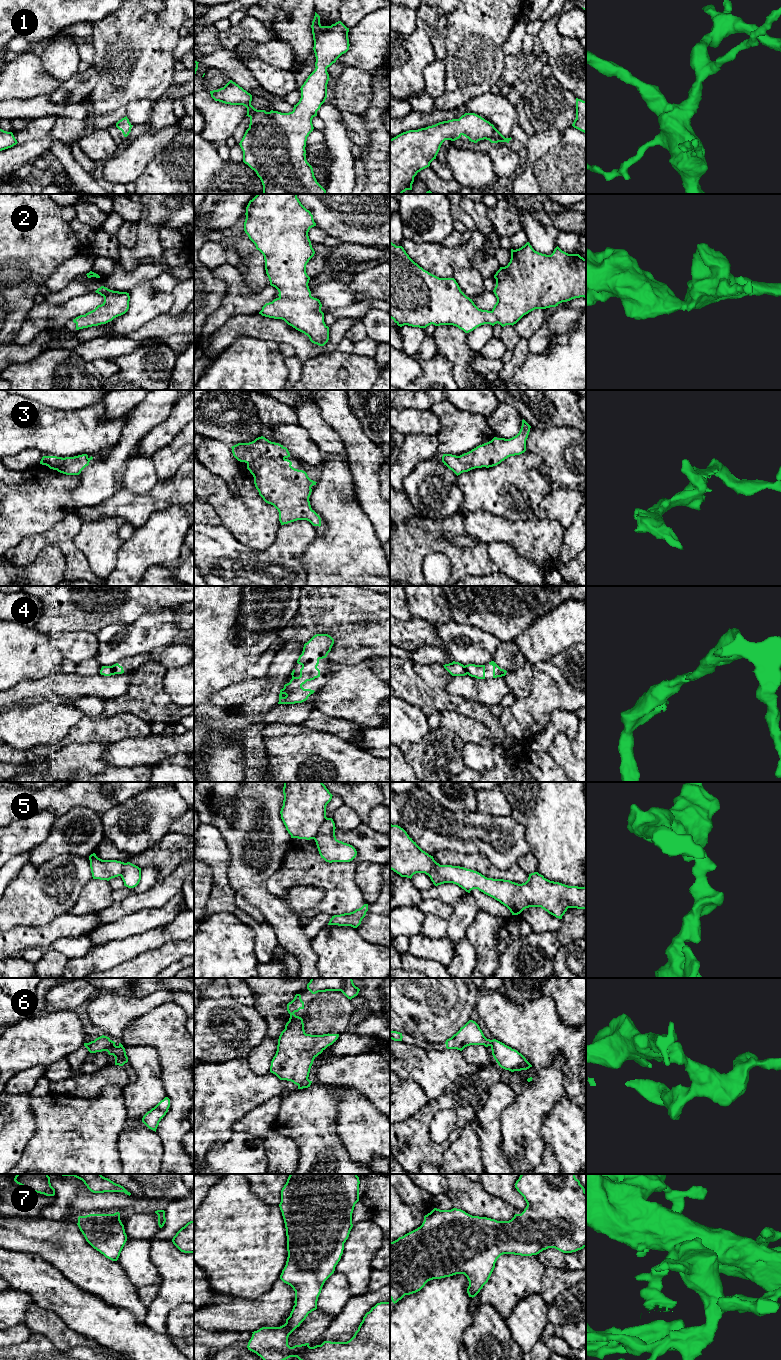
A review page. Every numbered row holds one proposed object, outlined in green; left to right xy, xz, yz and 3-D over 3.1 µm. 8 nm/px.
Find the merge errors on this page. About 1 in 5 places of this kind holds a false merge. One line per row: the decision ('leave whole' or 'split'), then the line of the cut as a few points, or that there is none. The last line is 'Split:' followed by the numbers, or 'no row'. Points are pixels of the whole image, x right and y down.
1: leave whole; no cut
2: leave whole; no cut
3: leave whole; no cut
4: leave whole; no cut
5: split; cut in xz along (327, 818), (313, 838)
6: leave whole; no cut
7: leave whole; no cut
Split: 5

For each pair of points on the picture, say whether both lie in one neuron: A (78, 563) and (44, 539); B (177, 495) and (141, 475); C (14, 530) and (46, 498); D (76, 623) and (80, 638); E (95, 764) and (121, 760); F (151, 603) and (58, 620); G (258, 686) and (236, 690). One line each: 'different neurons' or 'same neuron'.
A: same neuron
B: different neurons
C: same neuron
D: different neurons
E: different neurons
F: same neuron
G: same neuron

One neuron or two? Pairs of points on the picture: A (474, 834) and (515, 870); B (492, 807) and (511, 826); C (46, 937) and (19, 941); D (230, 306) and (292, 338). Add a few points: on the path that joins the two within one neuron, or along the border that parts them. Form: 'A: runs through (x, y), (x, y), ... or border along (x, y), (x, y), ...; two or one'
A: border along (488, 858), (500, 869), (508, 869), (516, 863); two
B: border along (478, 810), (491, 815), (511, 816); two
C: runs through (39, 938), (26, 938); one
D: border along (258, 312), (235, 315), (224, 323); two

